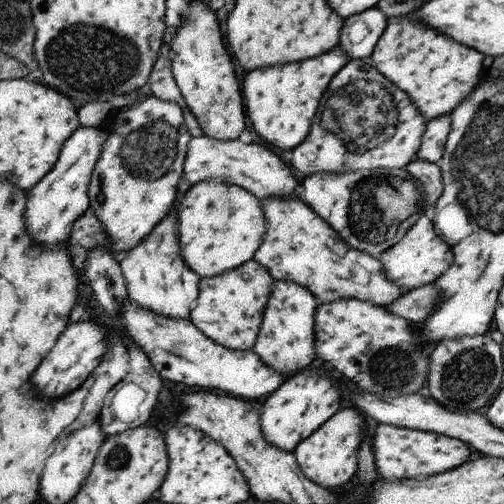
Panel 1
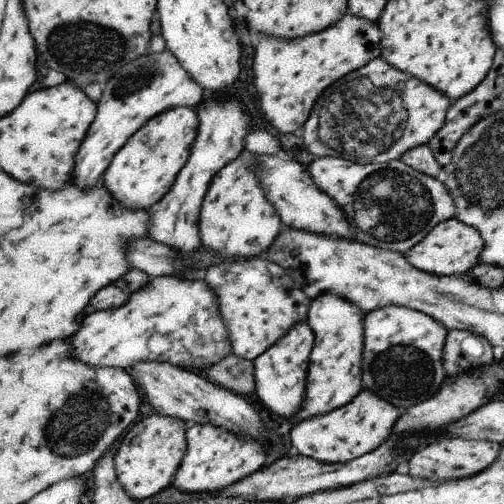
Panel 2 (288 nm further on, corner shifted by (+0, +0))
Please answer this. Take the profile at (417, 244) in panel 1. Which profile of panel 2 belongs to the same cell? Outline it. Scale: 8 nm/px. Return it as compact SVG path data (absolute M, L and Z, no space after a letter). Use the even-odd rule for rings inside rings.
M453 218L447 222L439 222L413 250L405 254L405 258L421 272L451 278L451 276L465 276L467 272L471 272L479 264L483 248L485 248L485 240L477 232L477 228L471 228L461 220Z

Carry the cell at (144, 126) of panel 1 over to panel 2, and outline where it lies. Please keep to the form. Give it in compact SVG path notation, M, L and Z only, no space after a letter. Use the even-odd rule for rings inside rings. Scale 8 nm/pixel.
M171 108L155 116L113 156L103 176L103 188L111 192L121 206L149 212L149 208L169 192L177 174L187 164L199 126L201 118L197 116L197 108Z

